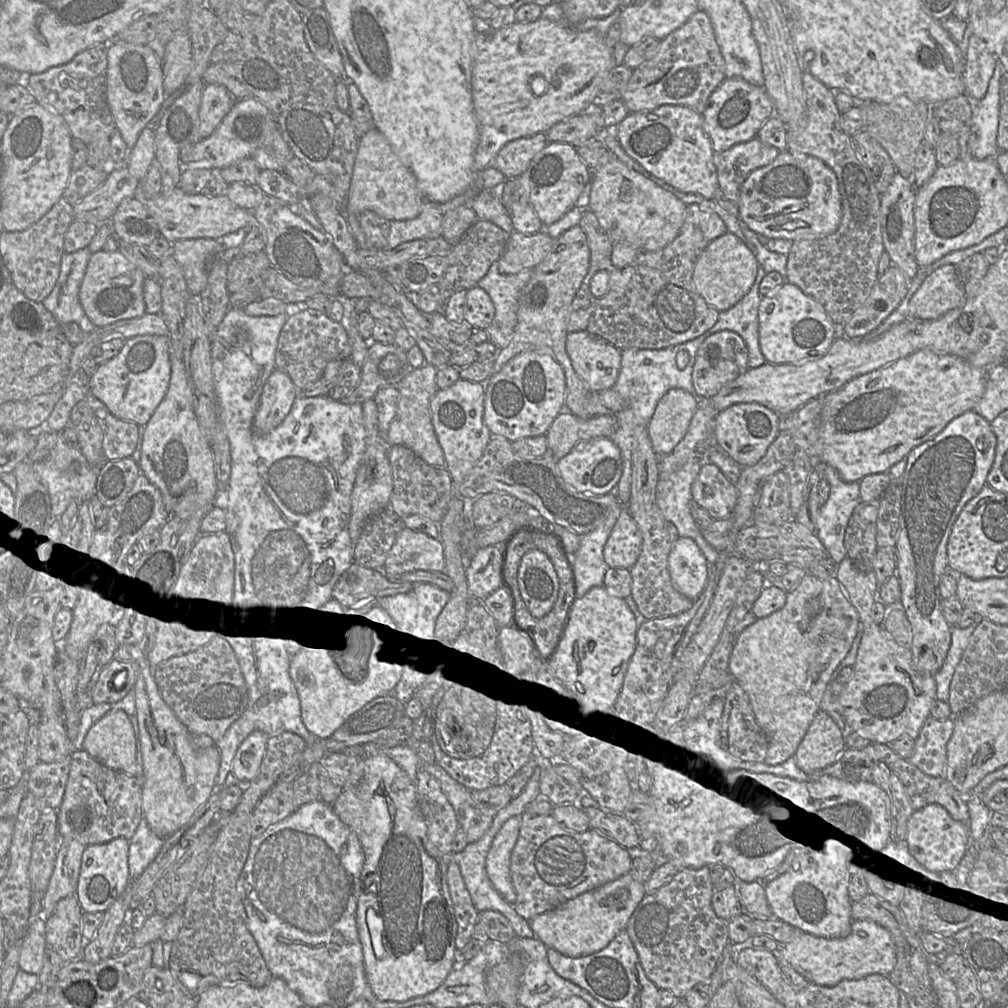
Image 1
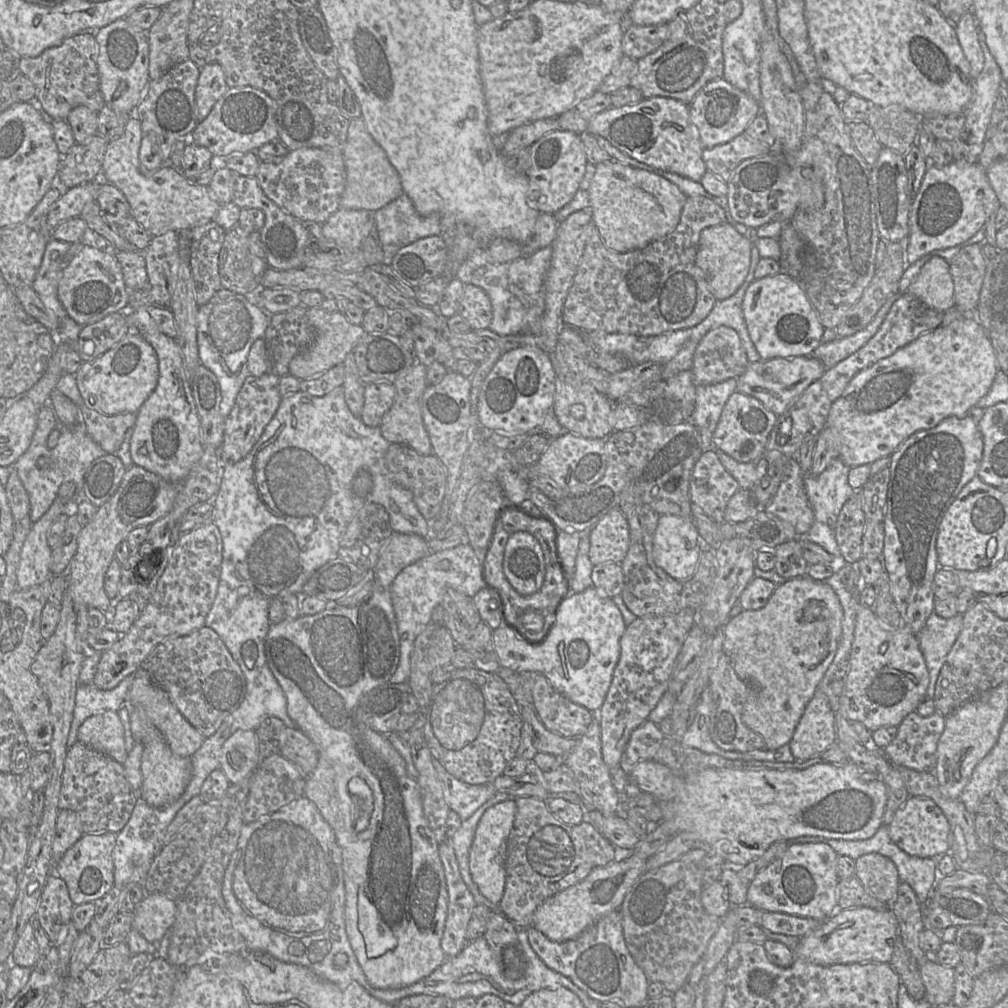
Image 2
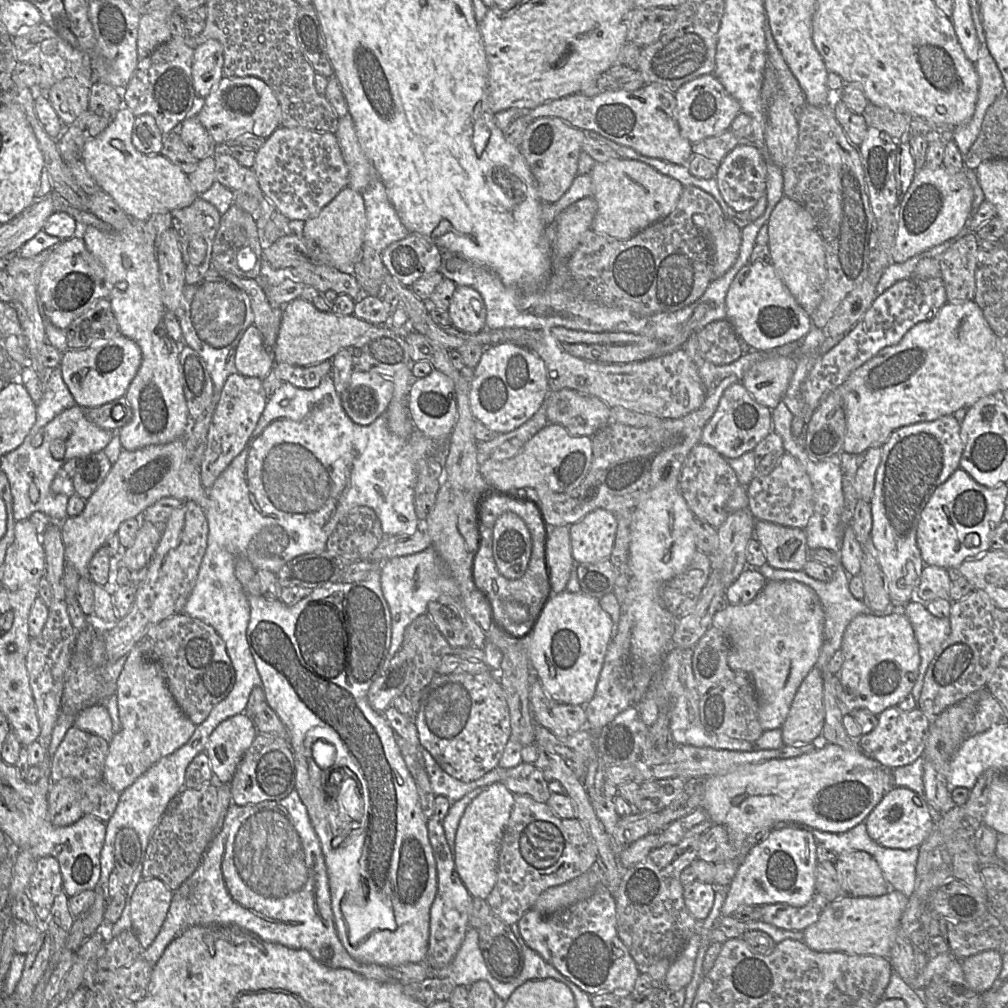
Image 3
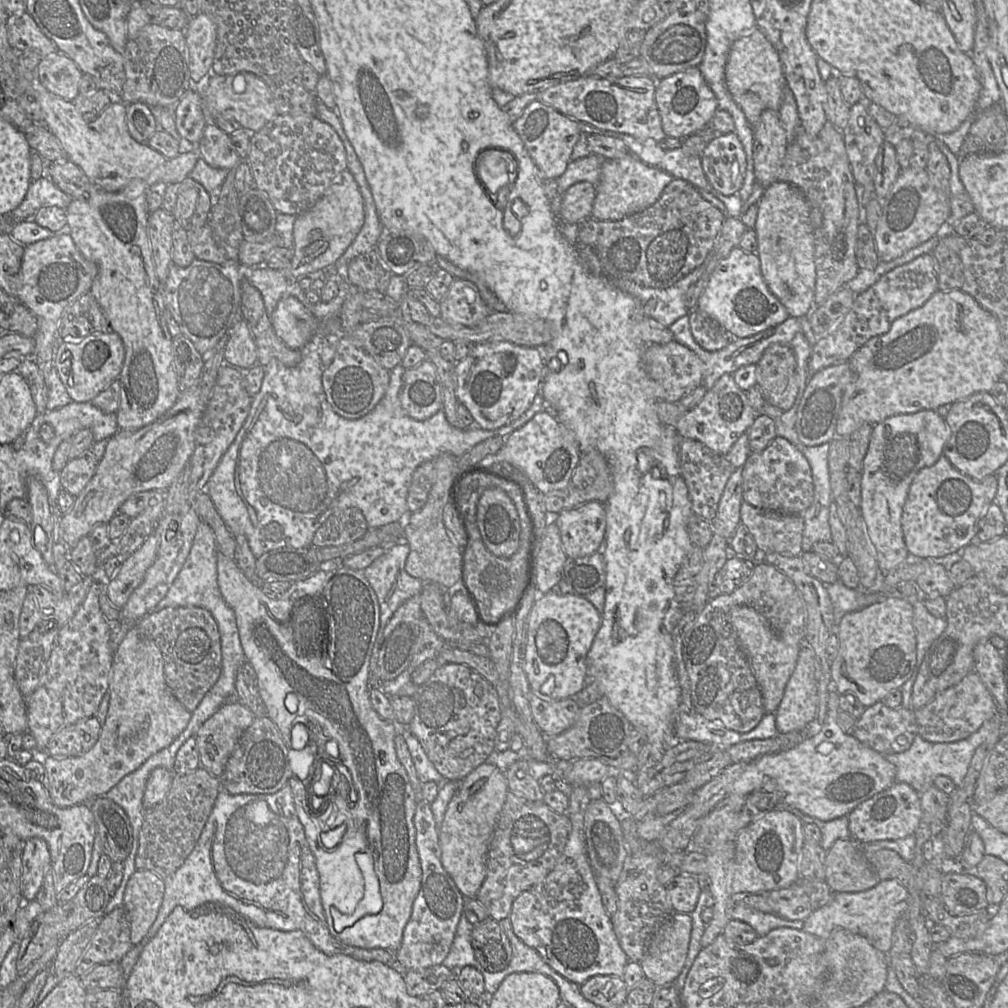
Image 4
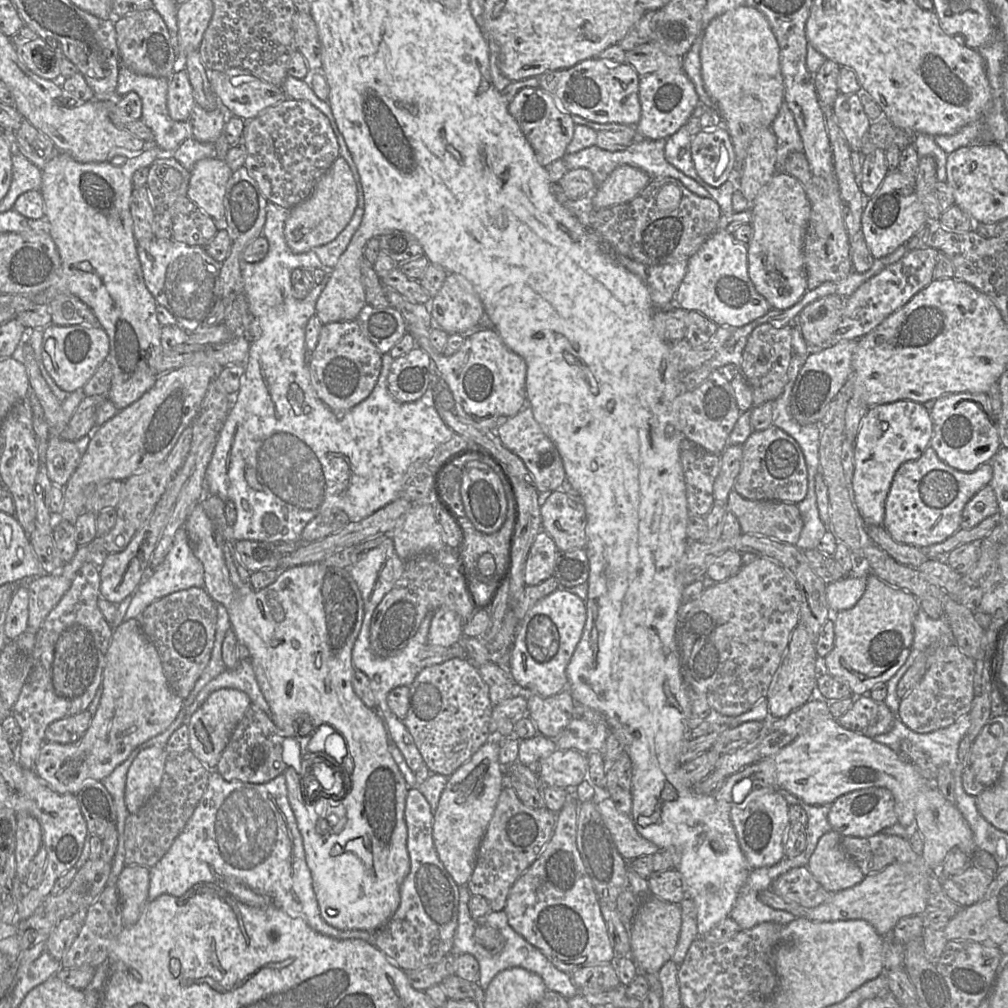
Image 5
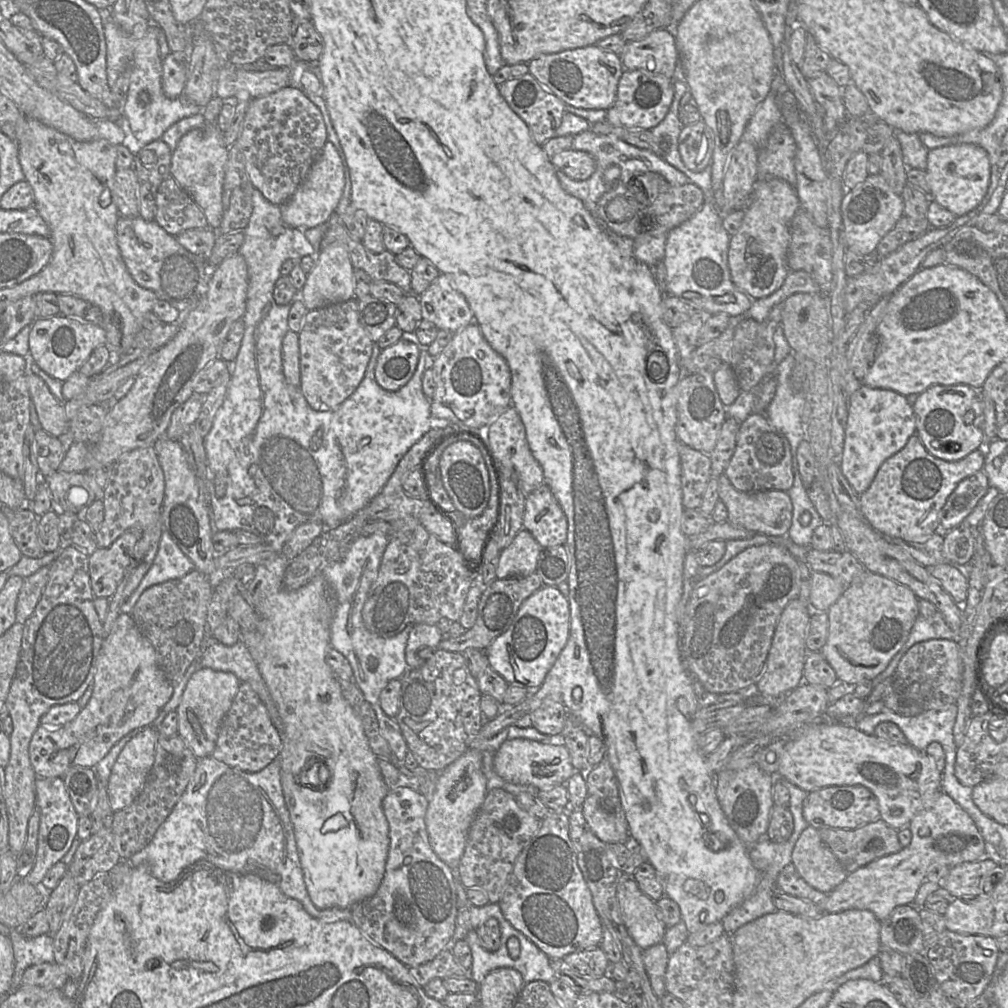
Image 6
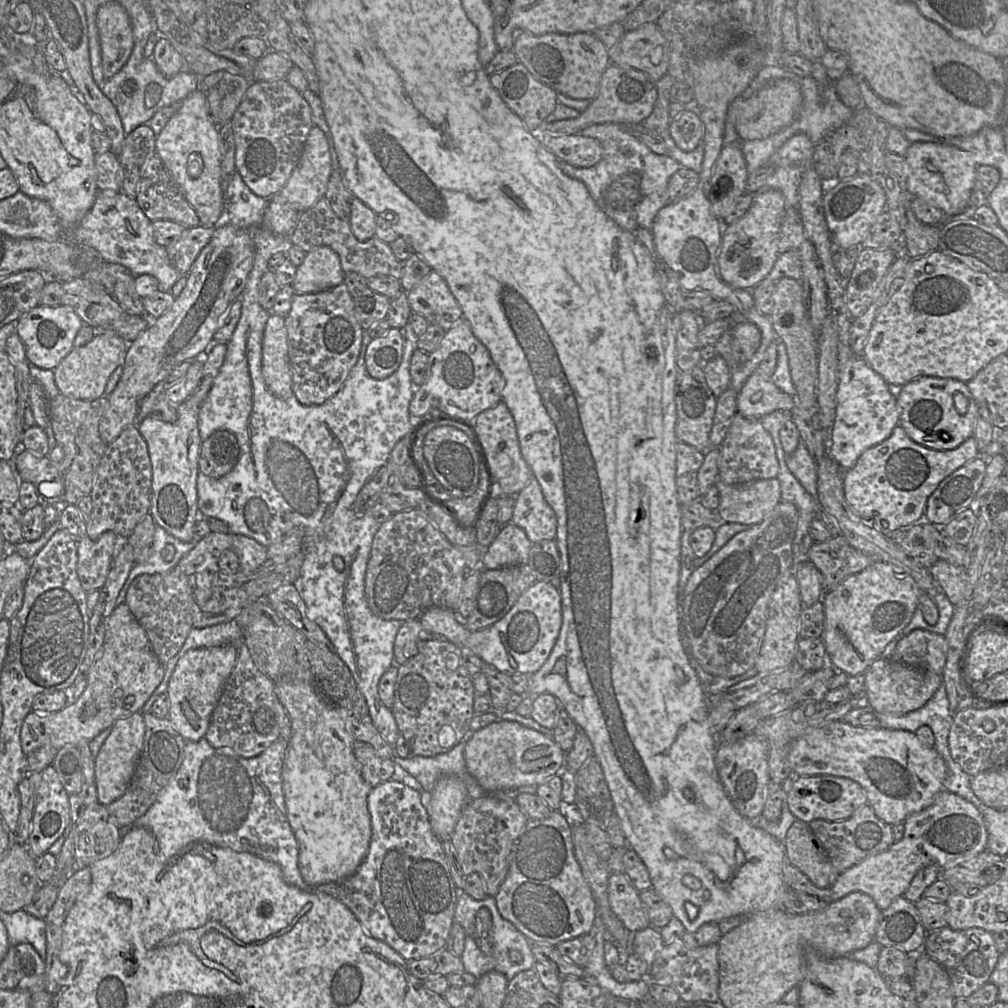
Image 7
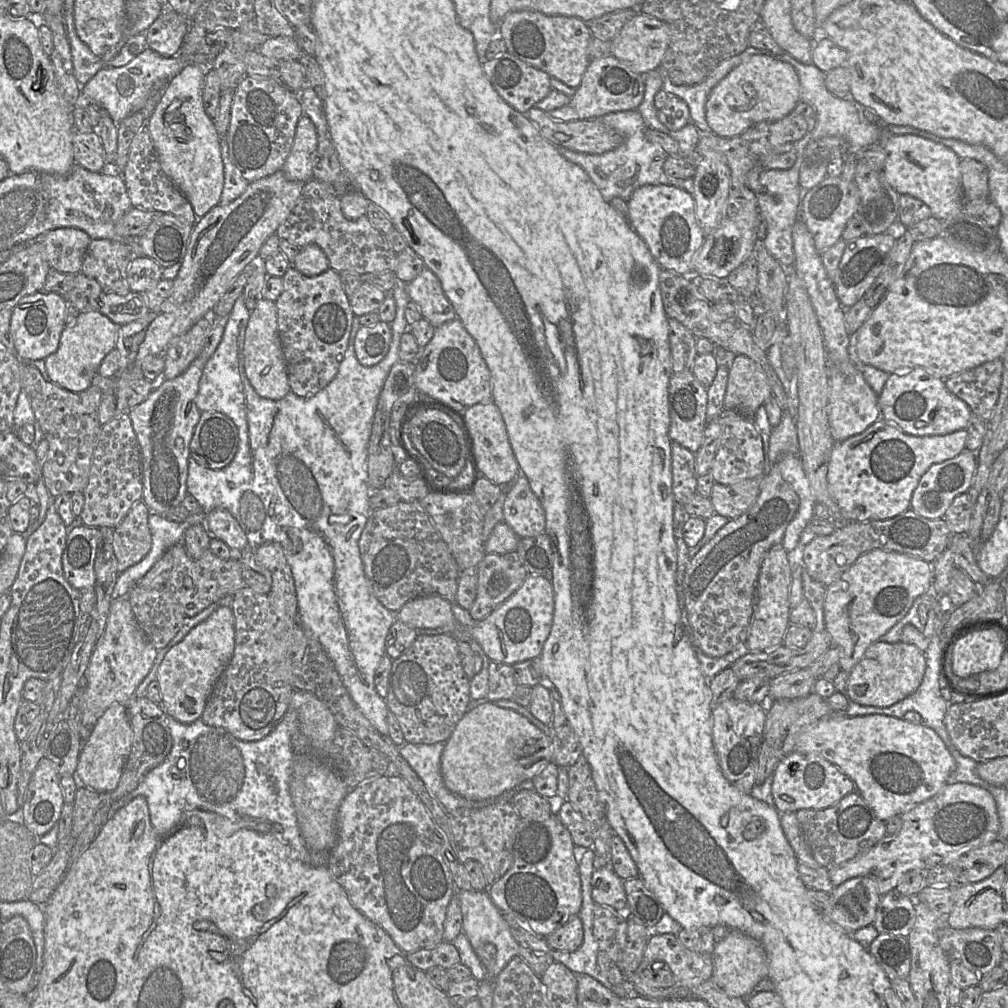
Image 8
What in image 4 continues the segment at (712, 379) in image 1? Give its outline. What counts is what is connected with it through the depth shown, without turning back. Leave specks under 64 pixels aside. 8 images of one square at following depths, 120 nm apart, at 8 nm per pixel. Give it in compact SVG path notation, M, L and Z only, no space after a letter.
M694 309L687 316L695 342L706 351L717 351L730 343L728 332L708 314Z

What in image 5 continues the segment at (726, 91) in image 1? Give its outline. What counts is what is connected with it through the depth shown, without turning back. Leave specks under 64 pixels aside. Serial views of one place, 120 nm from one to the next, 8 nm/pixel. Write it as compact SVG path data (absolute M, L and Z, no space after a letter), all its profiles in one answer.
M683 70L640 76L638 95L641 117L634 128L643 139L667 139L687 123L699 103L695 87Z

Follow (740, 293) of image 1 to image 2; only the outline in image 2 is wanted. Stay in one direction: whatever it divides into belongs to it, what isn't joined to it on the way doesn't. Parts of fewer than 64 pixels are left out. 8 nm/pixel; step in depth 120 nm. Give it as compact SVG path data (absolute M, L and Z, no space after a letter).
M729 222L702 230L696 254L696 265L702 270L716 300L732 296L744 283L751 262L751 241Z

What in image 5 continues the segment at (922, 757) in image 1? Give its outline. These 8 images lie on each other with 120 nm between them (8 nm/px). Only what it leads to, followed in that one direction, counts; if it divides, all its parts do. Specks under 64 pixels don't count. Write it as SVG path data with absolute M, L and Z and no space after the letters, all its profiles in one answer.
M863 695L855 696L851 708L836 720L848 730L874 738L889 732L896 718L883 701Z

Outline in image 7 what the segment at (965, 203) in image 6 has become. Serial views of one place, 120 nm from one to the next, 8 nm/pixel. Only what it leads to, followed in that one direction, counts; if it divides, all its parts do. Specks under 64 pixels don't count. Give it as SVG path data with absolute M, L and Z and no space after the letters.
M912 142L904 158L910 166L905 186L911 194L941 209L946 217L957 216L966 209L978 166L970 153L944 143Z

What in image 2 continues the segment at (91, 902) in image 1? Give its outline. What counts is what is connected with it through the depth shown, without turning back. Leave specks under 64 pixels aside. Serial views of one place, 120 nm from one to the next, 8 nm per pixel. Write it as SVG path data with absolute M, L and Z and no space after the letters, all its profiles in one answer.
M112 832L83 834L82 837L66 851L53 866L53 873L61 877L67 885L74 905L96 902L114 886L113 850L116 834Z

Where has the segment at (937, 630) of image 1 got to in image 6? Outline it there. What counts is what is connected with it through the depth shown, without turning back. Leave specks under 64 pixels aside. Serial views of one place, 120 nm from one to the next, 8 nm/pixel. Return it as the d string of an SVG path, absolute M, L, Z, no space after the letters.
M864 384L847 399L848 416L840 466L858 495L869 488L881 464L900 451L911 436L917 435L911 401L912 398L895 391L871 388Z

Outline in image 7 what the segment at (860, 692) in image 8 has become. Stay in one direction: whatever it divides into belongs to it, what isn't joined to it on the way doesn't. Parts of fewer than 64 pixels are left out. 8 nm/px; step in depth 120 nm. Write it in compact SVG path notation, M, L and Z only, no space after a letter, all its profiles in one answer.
M884 657L875 660L864 672L864 677L864 692L869 705L876 712L887 715L903 715L919 709L942 684L939 674Z

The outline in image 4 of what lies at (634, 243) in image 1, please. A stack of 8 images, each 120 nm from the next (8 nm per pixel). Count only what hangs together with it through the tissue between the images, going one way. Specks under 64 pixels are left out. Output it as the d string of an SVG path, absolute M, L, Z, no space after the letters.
M630 152L617 158L605 158L599 183L595 188L591 216L600 221L617 221L640 212L653 205L673 179L671 174L642 162Z

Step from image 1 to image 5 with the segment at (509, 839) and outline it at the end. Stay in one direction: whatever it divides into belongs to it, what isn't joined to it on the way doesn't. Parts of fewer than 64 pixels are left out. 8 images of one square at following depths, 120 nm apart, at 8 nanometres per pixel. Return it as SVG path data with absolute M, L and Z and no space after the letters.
M490 733L489 740L471 759L449 776L438 807L433 813L433 841L438 857L458 886L467 885L471 878L480 843L494 815L501 791L505 786L505 772L499 761L499 742L504 738L502 735Z

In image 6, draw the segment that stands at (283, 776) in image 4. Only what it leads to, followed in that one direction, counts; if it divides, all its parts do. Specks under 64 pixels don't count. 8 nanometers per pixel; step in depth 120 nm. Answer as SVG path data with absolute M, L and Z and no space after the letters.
M241 682L228 712L223 717L212 756L245 772L258 772L276 758L282 747L282 737L273 724L258 694L247 682Z

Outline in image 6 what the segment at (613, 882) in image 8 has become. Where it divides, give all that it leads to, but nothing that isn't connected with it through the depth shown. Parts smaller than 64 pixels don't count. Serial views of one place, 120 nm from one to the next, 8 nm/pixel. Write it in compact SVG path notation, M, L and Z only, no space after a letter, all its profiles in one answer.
M623 876L619 881L617 886L617 900L624 925L631 938L642 950L663 942L667 928L661 920L656 901L650 899L640 890L632 876Z

